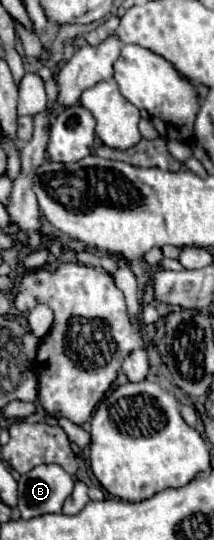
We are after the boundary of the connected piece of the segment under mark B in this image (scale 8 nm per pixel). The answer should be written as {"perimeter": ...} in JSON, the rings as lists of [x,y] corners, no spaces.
{"perimeter":[[[39,465],[21,475],[19,483],[19,515],[33,519],[45,513],[61,513],[63,501],[71,495],[75,479],[59,465]]]}

